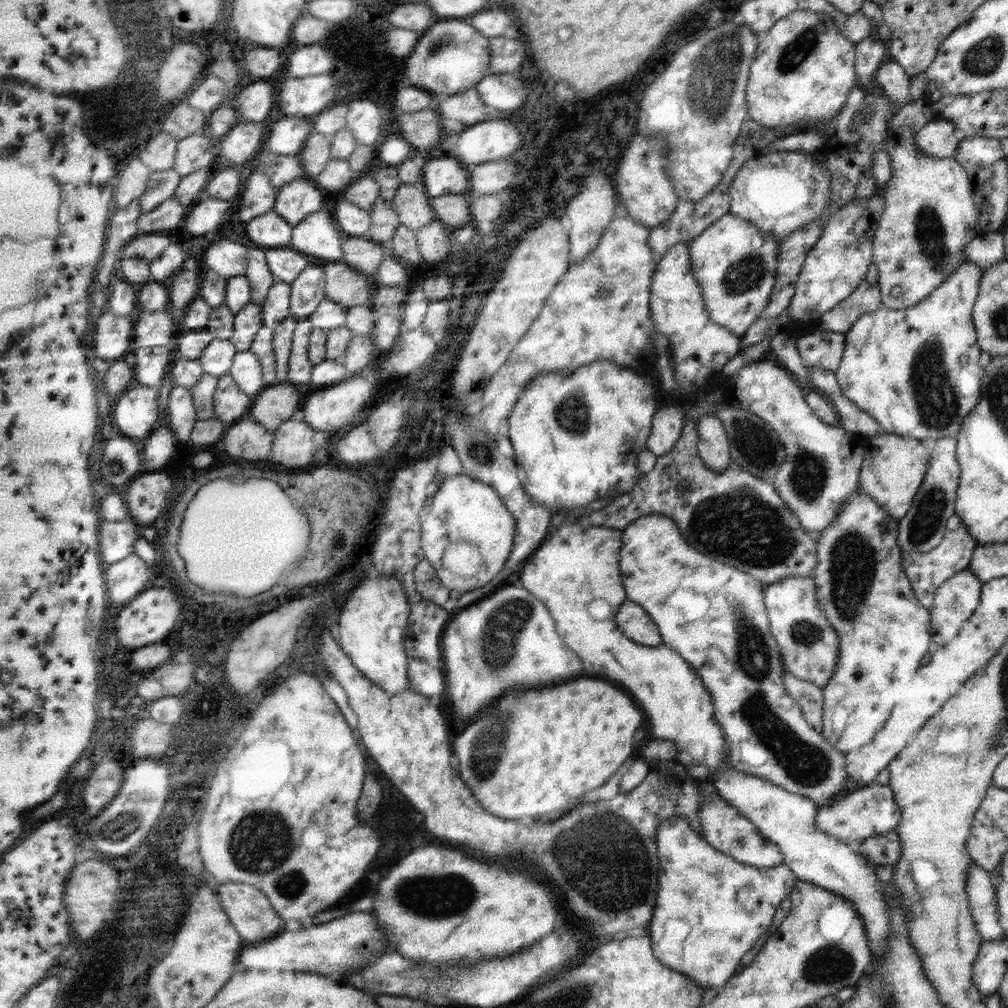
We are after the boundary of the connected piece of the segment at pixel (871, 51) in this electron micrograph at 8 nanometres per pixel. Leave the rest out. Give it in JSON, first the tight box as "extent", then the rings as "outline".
{"extent":[855,36,883,86],"outline":[[[866,36],[855,44],[855,72],[858,86],[865,86],[874,78],[882,63],[883,53],[883,43],[872,36]]]}

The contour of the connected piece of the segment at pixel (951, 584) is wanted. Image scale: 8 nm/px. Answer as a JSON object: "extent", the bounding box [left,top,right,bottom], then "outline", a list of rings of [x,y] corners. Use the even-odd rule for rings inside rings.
{"extent":[928,568,982,645],"outline":[[[966,568],[936,590],[933,606],[928,609],[932,642],[945,645],[960,632],[976,611],[982,586],[982,581]]]}

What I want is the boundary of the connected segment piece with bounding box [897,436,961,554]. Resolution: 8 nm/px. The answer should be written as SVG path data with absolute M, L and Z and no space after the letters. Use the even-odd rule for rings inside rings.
M955 436L936 439L929 456L929 470L914 495L909 511L898 521L897 539L904 554L926 554L934 550L944 536L947 520L956 514L955 500L961 475L956 447Z

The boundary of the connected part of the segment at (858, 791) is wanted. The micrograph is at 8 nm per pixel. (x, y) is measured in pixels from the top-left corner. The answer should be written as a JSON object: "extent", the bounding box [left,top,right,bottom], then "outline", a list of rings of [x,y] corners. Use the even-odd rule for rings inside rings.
{"extent":[815,781,901,847],"outline":[[[874,781],[844,793],[829,807],[818,808],[815,825],[820,831],[855,847],[865,838],[895,831],[896,826],[900,826],[900,817],[901,810],[894,800],[892,789],[889,785],[880,785]]]}

